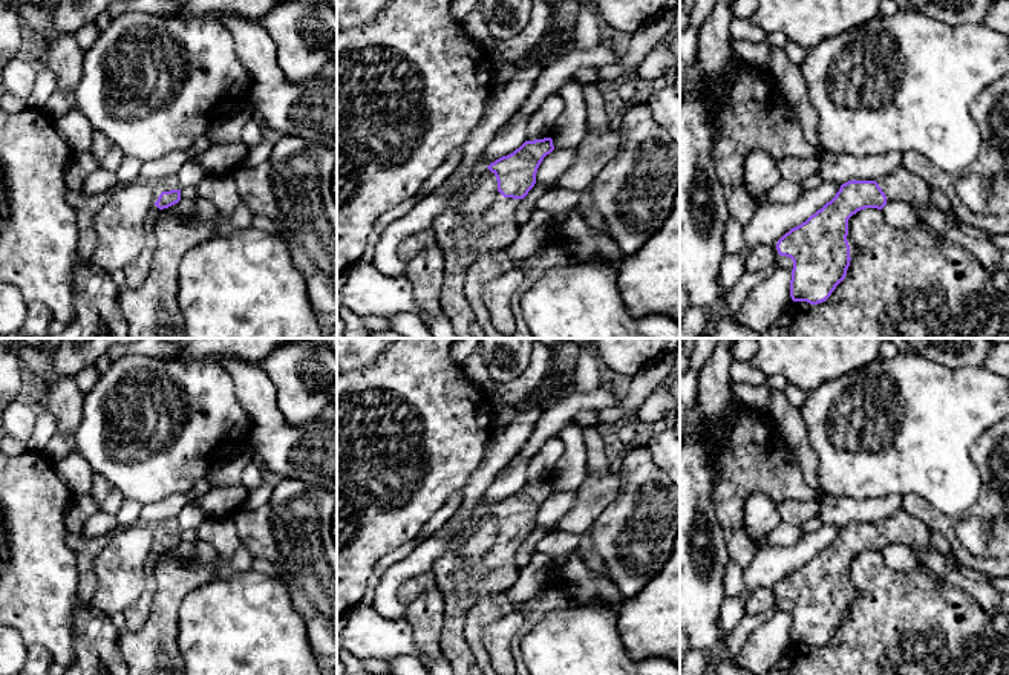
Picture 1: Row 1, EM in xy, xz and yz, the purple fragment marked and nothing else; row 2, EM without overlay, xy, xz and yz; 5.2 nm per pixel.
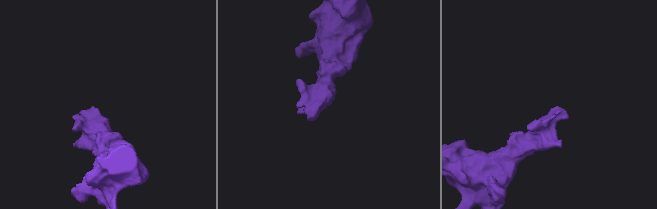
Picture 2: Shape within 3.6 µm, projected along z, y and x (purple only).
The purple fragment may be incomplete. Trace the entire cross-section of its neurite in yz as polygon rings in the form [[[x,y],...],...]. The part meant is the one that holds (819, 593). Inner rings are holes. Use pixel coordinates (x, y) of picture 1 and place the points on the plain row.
[[[900,510],[877,523],[848,523],[836,539],[776,586],[779,598],[793,603],[793,644],[825,644],[845,621],[853,595],[847,583],[848,562],[860,553],[882,553],[888,545],[926,546],[931,530]]]

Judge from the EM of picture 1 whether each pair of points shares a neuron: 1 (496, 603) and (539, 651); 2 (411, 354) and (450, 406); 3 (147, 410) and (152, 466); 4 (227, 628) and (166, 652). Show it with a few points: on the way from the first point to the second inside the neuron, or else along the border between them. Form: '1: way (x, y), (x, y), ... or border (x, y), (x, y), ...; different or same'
1: border (551, 611), (519, 642); different
2: way (418, 366), (418, 374), (438, 394); same
3: way (149, 424), (152, 427), (152, 452); same
4: border (178, 611), (178, 649), (182, 658); different

